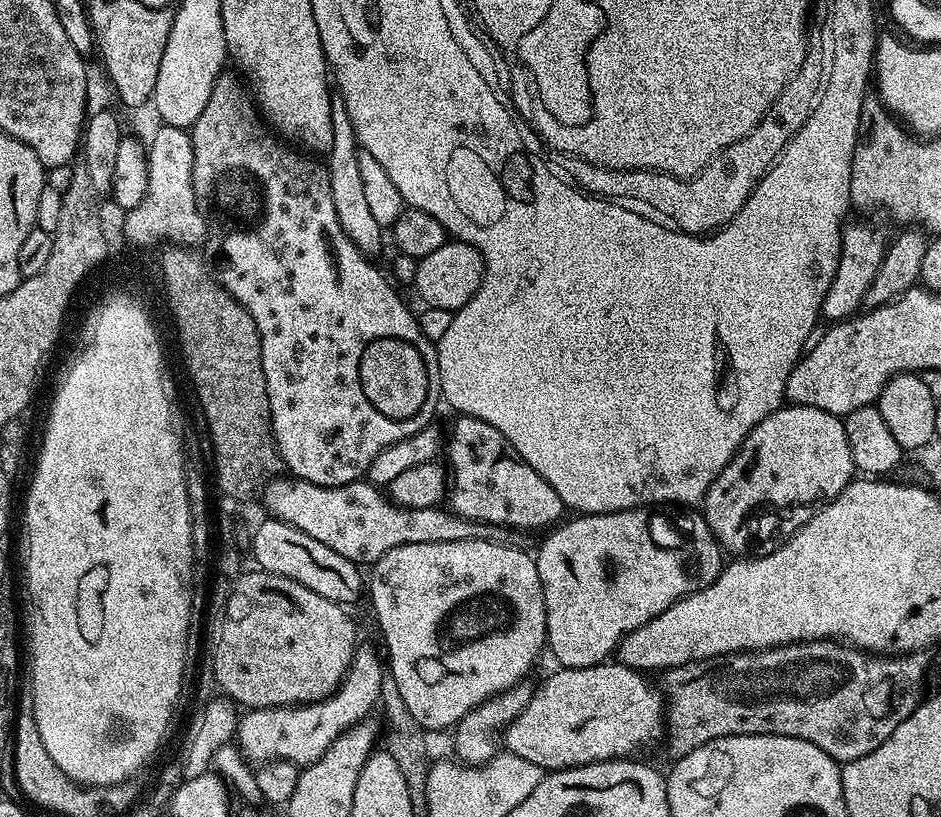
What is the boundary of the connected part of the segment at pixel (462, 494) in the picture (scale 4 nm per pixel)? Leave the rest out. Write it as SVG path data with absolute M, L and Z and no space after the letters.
M457 415L452 433L446 436L447 467L450 469L451 511L464 520L482 524L499 525L499 520L556 520L565 515L562 498L510 446L510 442L490 422Z

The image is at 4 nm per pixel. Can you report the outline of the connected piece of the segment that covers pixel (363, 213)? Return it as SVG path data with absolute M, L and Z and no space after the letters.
M338 94L332 97L330 119L333 127L333 145L326 153L326 167L330 178L330 198L334 198L334 210L338 214L338 222L350 238L350 242L354 242L354 246L358 246L360 252L373 254L372 252L376 252L380 248L382 226L373 218L366 203L362 173L358 170L358 154L361 149L356 143L354 125L350 122L350 112L346 110L344 100Z

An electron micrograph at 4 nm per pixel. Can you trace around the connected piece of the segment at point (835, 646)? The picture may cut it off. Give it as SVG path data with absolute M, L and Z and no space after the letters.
M810 640L806 644L783 644L780 648L765 648L759 652L742 652L731 656L715 656L713 660L695 660L693 664L683 664L667 669L663 673L663 695L666 697L666 741L672 758L690 754L698 746L723 736L789 736L802 738L802 742L814 742L818 750L830 754L830 758L843 766L878 750L890 734L922 702L920 691L924 688L924 660L920 654L868 654L859 648L845 646L834 640Z

